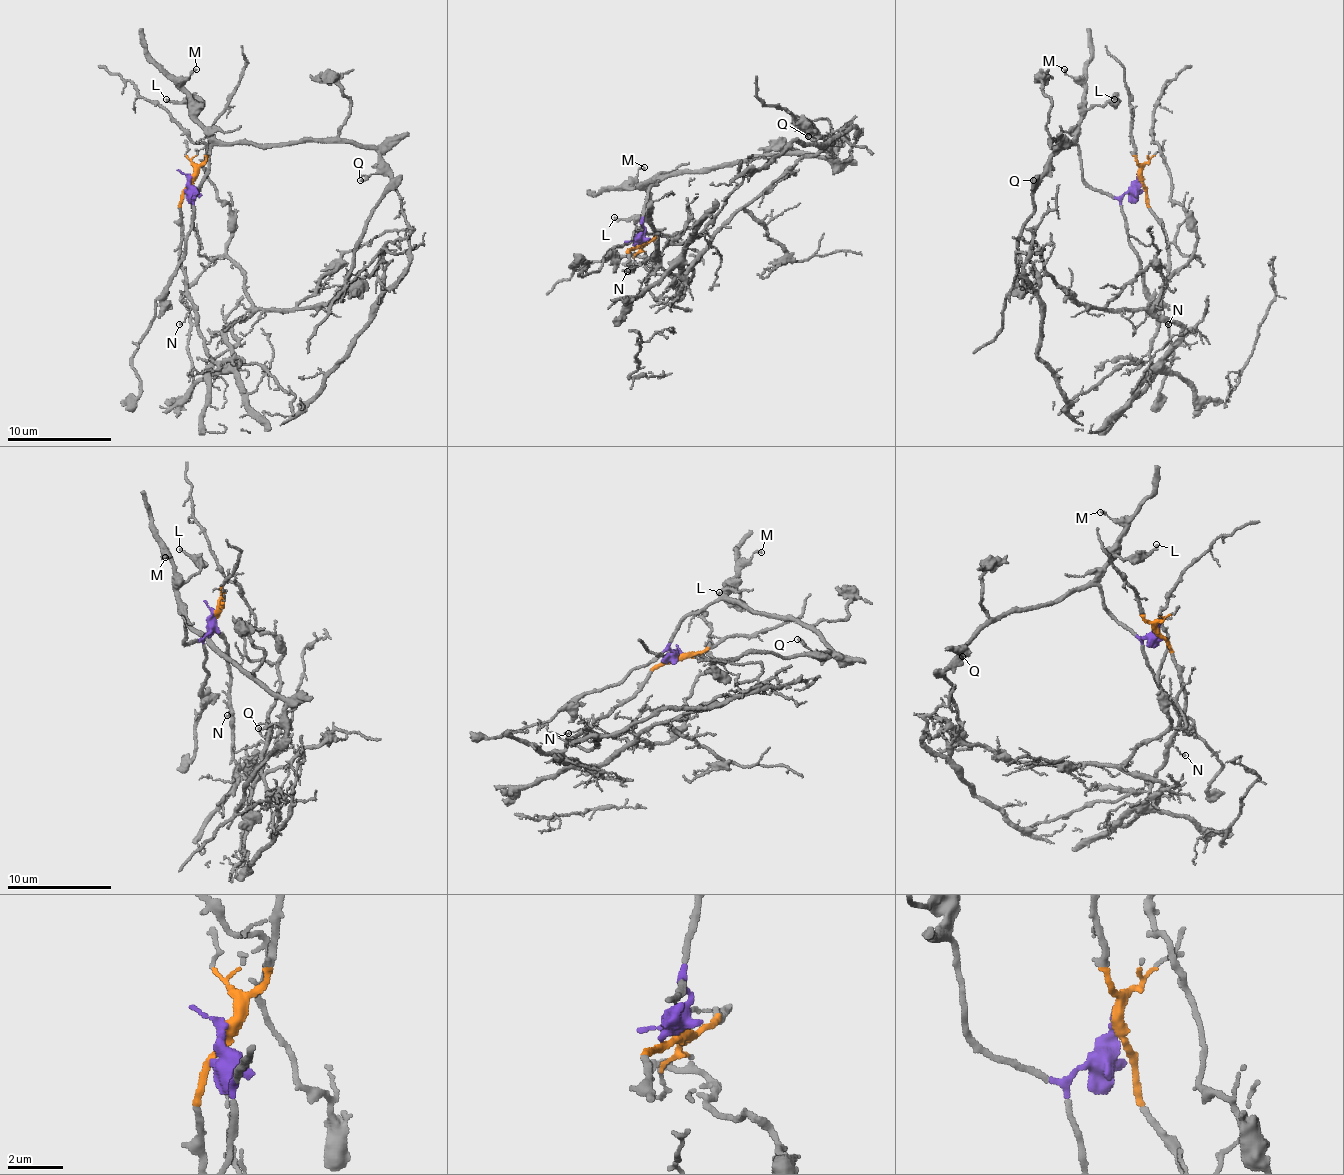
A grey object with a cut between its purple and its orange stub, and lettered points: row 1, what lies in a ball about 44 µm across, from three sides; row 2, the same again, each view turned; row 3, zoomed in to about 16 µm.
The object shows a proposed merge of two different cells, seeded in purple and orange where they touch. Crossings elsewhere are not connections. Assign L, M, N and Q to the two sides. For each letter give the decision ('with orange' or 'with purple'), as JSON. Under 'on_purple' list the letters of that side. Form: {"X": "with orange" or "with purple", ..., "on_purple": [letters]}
{"L": "with purple", "M": "with purple", "N": "with orange", "Q": "with purple", "on_purple": ["L", "M", "Q"]}

